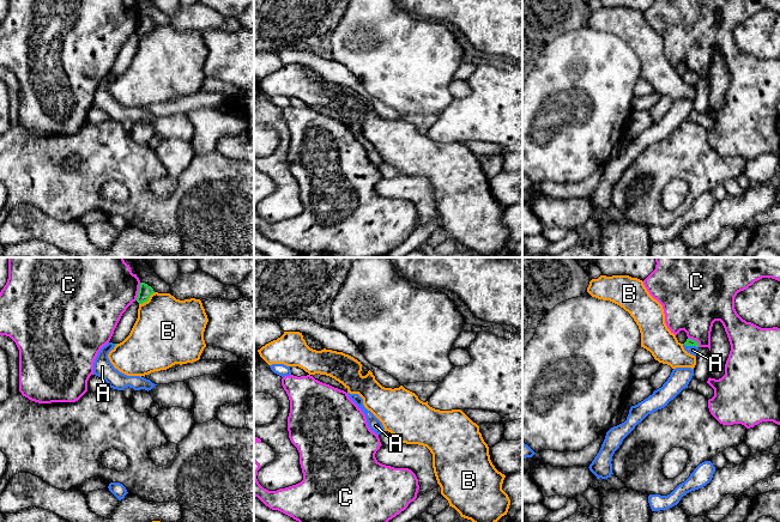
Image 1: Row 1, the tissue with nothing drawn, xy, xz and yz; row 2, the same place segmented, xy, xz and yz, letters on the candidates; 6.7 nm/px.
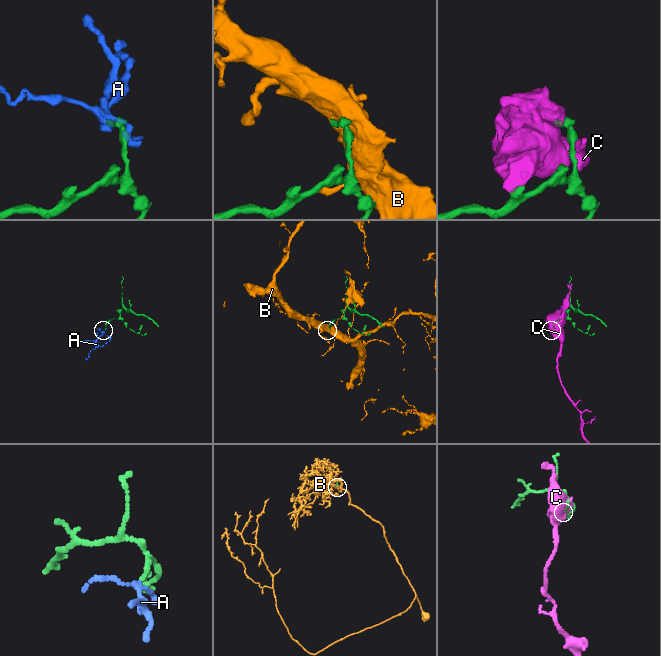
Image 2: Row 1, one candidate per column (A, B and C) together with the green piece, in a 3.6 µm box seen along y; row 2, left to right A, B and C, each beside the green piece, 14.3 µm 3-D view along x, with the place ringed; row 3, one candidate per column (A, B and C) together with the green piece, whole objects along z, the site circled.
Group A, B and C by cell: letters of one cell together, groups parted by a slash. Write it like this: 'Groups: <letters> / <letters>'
Groups: A / B / C

